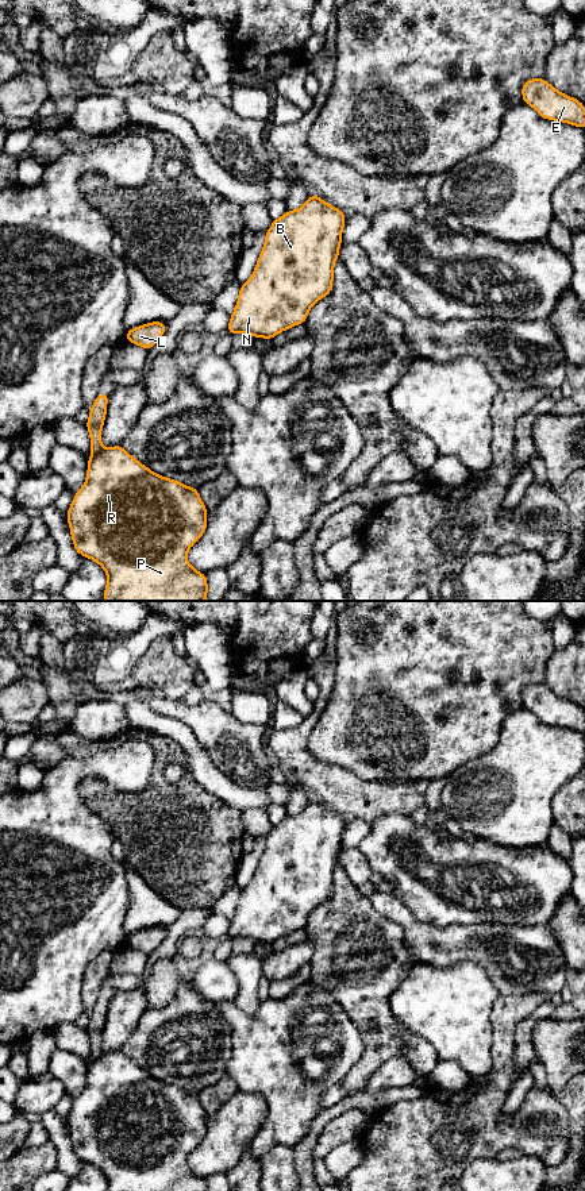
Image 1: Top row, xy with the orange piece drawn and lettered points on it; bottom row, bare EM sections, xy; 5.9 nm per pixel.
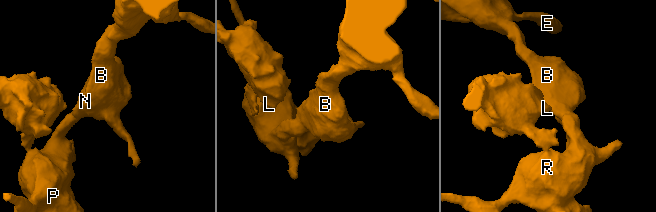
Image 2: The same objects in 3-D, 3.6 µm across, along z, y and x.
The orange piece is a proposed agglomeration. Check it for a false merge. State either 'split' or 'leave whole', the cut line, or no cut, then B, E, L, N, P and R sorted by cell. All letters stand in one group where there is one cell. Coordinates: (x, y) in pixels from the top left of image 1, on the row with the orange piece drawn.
split | xy (103, 448), (92, 455) | B E N P R / L

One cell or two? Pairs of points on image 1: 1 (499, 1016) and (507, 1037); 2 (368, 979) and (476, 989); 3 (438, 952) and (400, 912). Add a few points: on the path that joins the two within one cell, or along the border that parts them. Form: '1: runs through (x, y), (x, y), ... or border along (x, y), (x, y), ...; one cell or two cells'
1: runs through (504, 1021), (504, 1032); one cell
2: border along (419, 962), (392, 993), (389, 998), (391, 1012); two cells
3: runs through (430, 943), (410, 922); one cell

